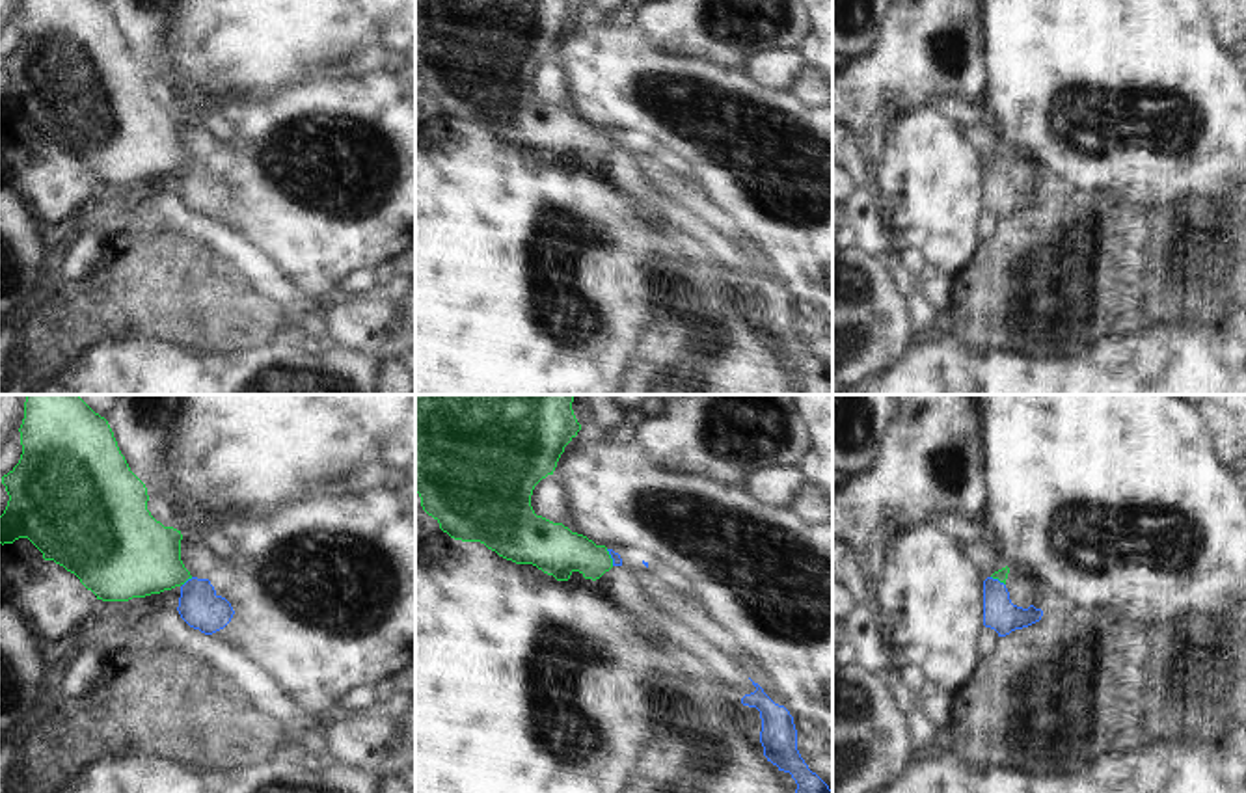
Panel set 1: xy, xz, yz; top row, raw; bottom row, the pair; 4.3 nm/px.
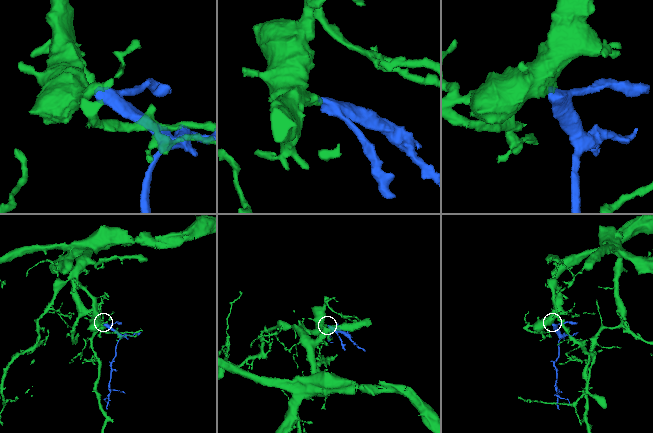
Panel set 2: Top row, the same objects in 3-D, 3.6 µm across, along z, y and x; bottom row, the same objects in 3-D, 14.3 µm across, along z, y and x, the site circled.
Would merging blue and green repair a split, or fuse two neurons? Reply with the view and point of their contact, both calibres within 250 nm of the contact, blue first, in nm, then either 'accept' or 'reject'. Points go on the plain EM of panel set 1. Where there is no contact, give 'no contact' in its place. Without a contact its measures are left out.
meets blue in xy at (187, 164); 180 nm thick on the blue side, 360 nm on the other; accept

